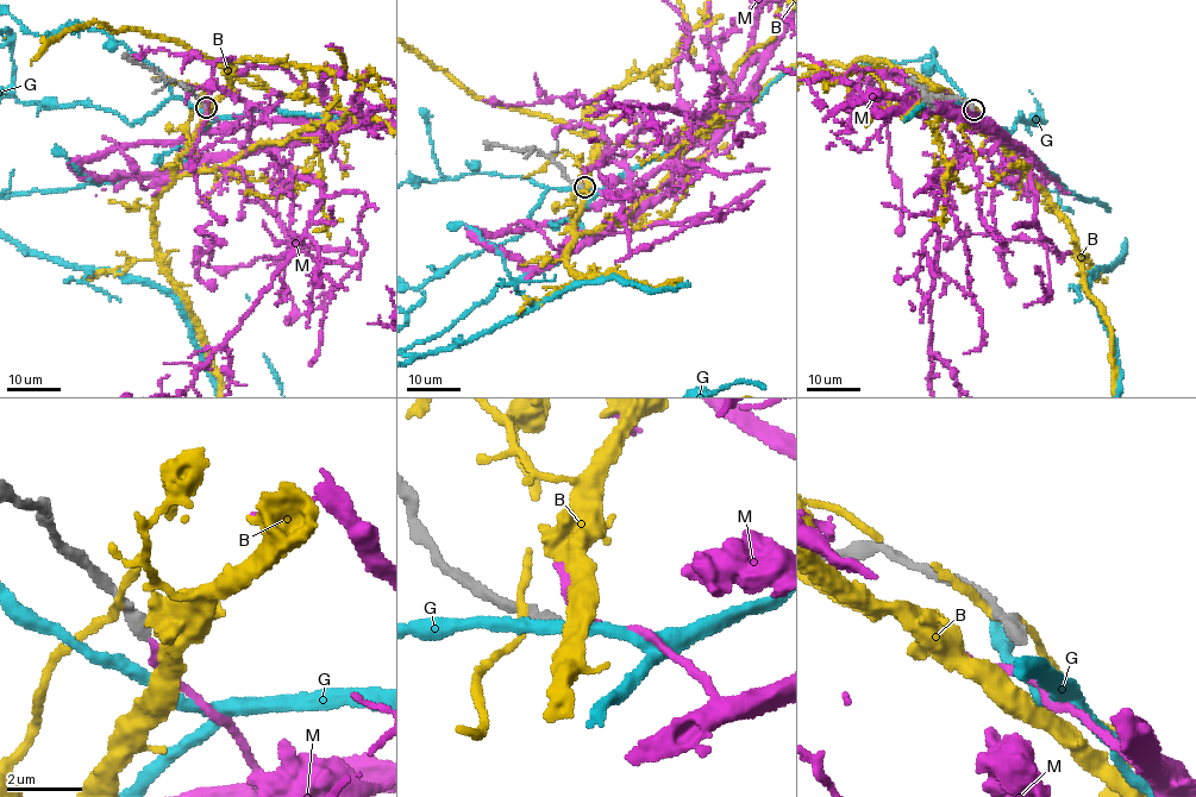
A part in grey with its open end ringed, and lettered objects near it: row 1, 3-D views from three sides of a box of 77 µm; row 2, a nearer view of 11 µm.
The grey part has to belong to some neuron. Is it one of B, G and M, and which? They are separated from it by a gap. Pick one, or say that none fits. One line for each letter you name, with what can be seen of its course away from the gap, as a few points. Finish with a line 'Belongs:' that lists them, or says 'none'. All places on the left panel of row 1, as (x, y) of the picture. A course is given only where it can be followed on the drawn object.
Belongs: none

